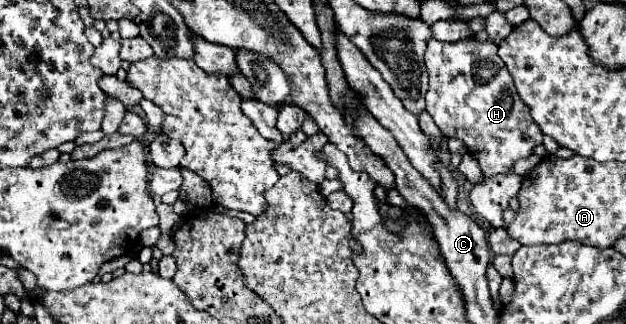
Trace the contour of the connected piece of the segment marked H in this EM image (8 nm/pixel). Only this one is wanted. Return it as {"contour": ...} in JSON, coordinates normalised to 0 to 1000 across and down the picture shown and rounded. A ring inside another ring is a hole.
{"contour":[[[688,117],[682,130],[679,204],[685,222],[685,278],[679,296],[682,346],[692,358],[695,383],[701,389],[711,426],[730,426],[743,438],[749,475],[765,500],[765,519],[778,549],[800,531],[819,531],[819,506],[826,494],[845,488],[851,475],[851,457],[864,444],[867,407],[861,401],[861,389],[855,389],[848,340],[835,327],[835,309],[823,278],[819,241],[794,167],[794,136],[781,123],[765,130],[759,117],[733,130],[701,130]]]}

